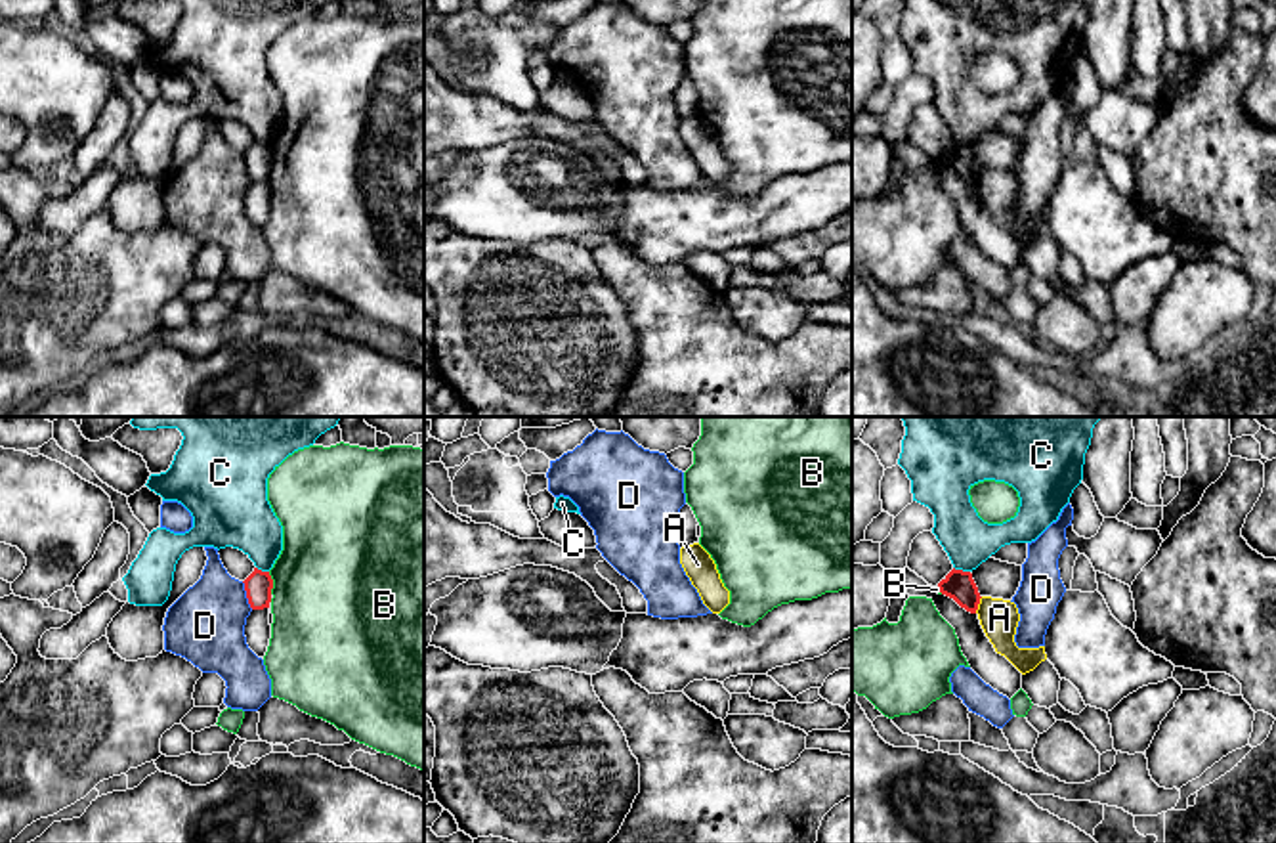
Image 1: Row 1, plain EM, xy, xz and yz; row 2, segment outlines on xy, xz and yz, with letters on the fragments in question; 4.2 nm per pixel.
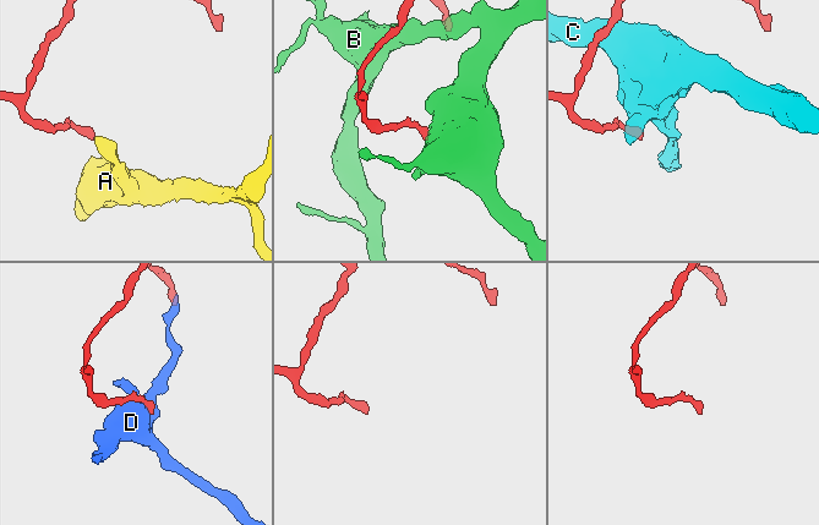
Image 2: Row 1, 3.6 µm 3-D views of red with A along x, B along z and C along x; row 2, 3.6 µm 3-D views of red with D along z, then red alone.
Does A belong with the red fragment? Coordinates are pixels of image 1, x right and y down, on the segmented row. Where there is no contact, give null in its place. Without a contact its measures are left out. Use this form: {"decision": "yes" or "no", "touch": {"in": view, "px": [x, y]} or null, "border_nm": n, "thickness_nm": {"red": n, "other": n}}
{"decision": "no", "touch": {"in": "yz", "px": [978, 603]}, "border_nm": 80, "thickness_nm": {"red": 130, "other": 160}}

